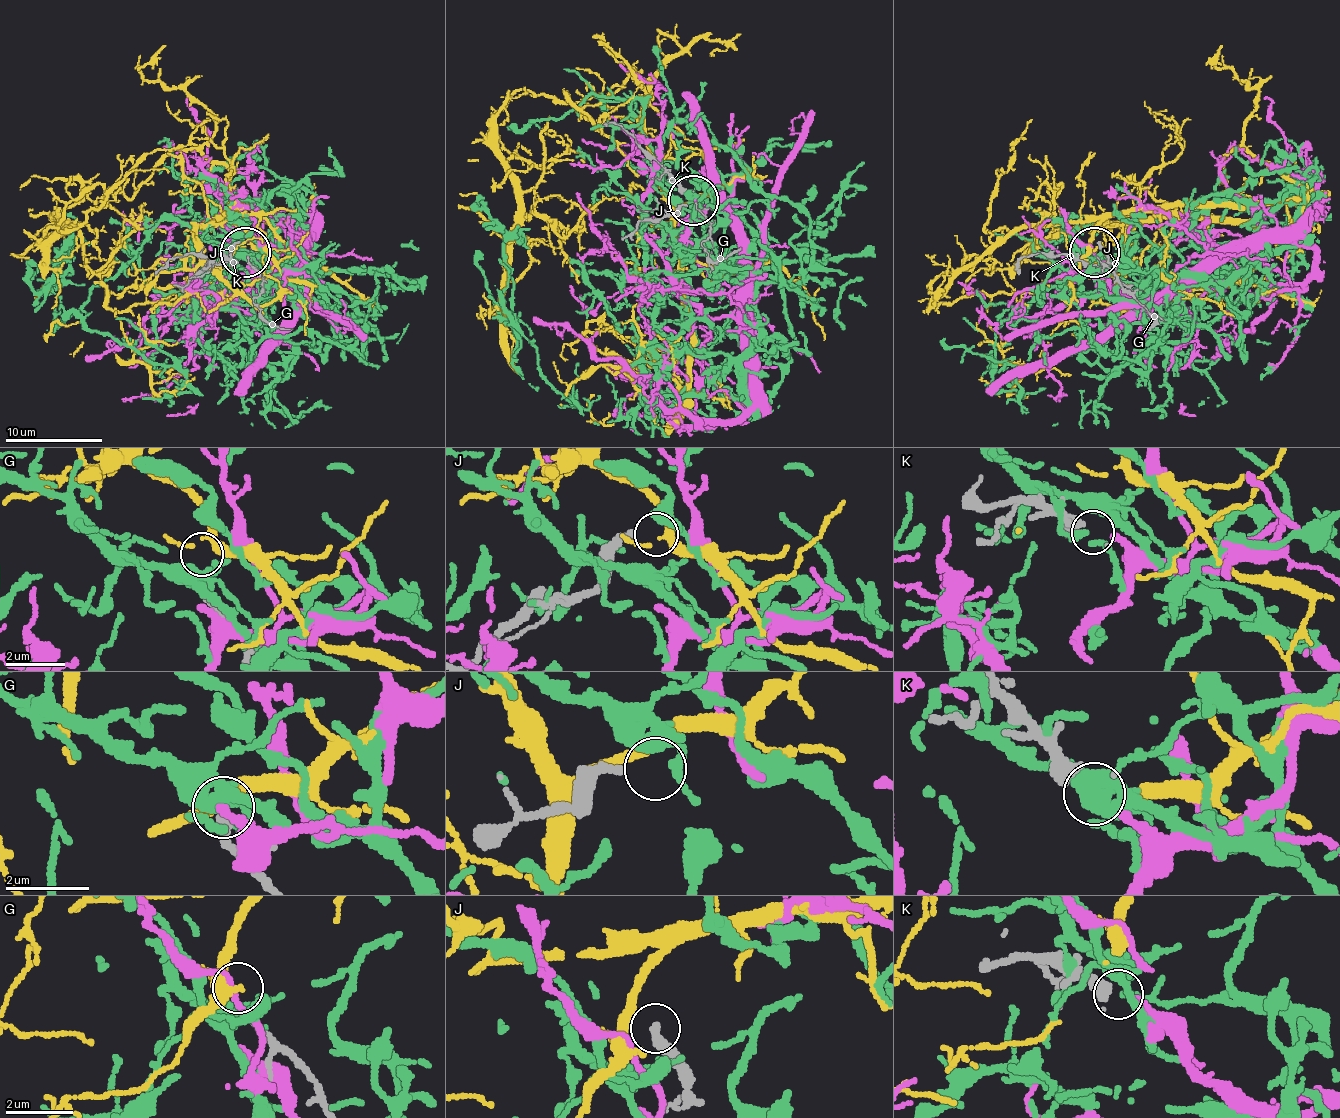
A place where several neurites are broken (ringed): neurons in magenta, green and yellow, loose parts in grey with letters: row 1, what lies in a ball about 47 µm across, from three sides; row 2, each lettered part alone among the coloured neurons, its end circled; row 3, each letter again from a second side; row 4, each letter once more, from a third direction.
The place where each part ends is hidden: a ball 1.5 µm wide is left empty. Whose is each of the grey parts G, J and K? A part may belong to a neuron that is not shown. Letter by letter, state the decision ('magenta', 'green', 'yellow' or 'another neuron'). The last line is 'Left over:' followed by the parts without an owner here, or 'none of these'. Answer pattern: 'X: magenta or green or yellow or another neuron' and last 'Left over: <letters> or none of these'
G: yellow
J: another neuron
K: magenta
Left over: J

